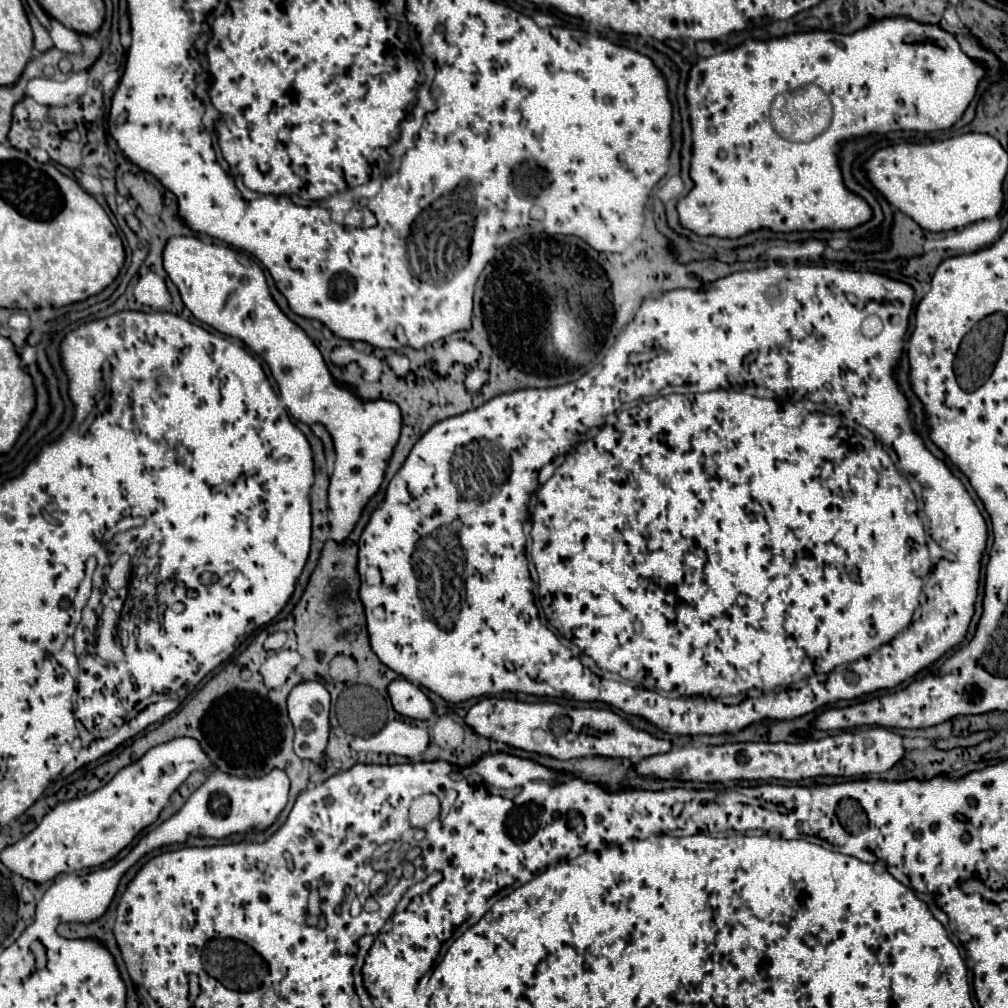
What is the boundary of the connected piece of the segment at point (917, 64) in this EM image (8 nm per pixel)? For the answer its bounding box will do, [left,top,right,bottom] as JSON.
[678,18,984,238]

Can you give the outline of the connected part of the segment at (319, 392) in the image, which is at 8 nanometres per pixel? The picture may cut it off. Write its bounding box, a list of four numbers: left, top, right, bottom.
[164,236,402,542]

